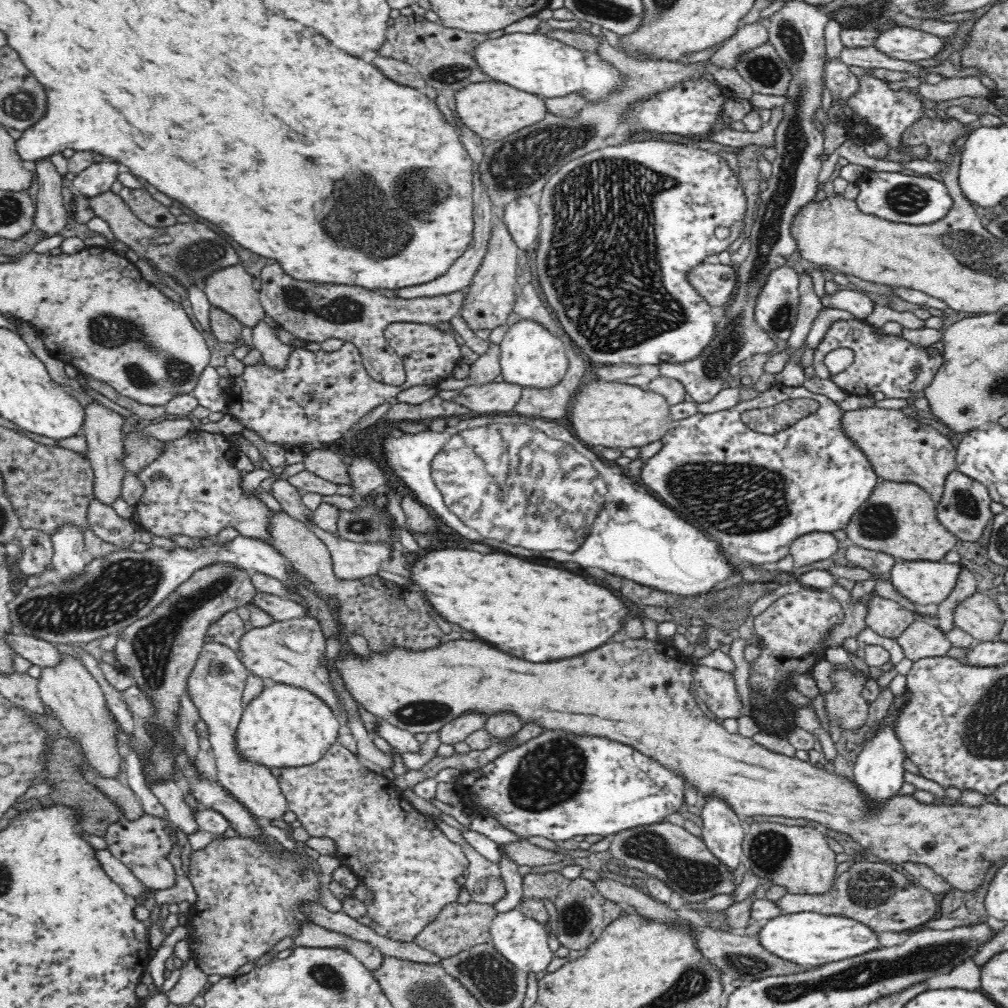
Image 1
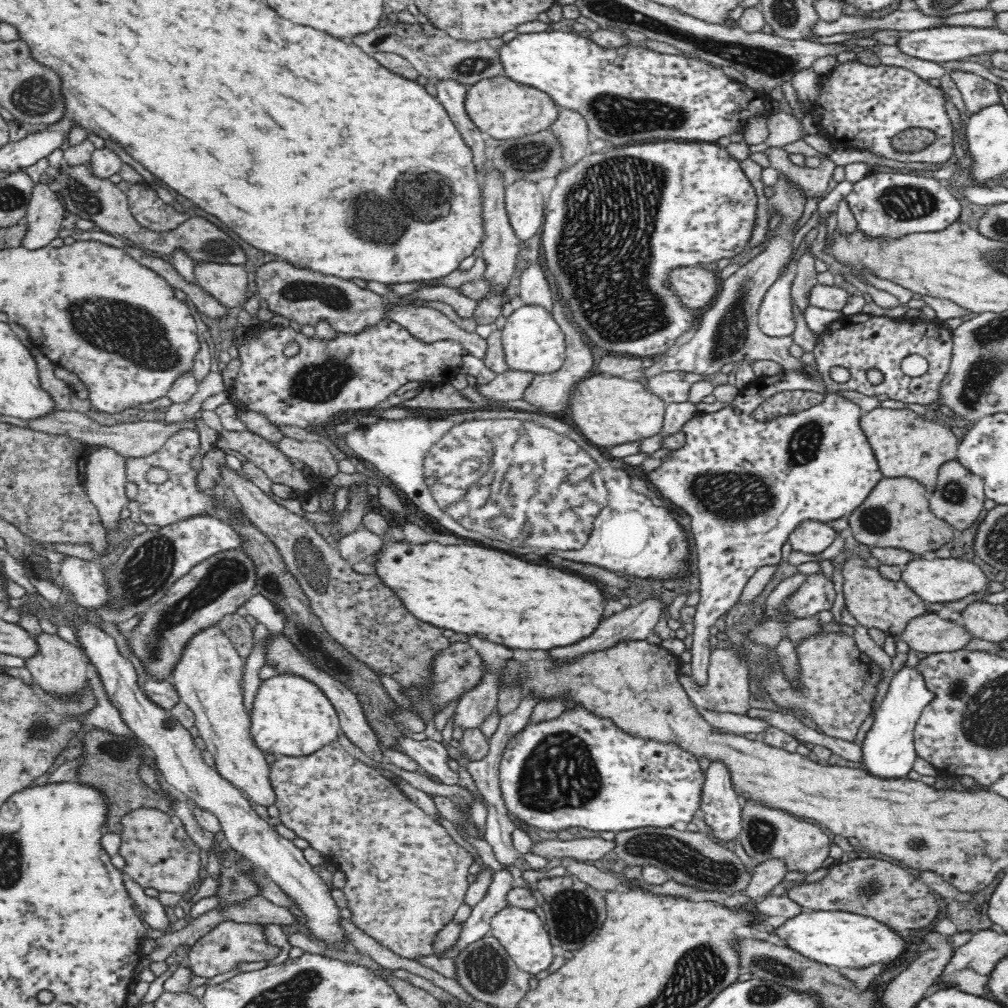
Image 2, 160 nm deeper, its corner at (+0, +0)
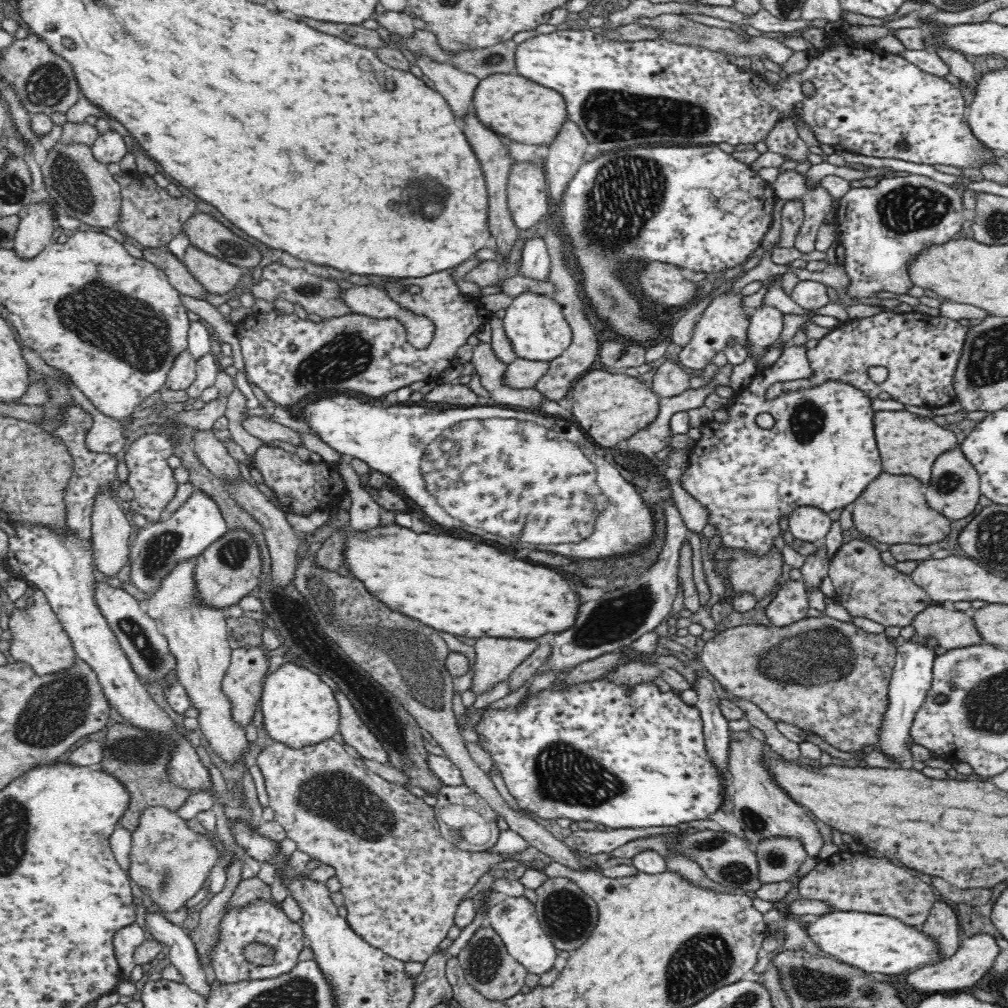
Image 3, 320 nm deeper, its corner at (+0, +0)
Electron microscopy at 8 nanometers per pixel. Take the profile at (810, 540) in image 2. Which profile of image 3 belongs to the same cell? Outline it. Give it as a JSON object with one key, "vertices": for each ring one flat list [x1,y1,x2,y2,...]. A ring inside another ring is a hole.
{"vertices":[[794,506,788,516,788,530,795,538,806,542,816,542,825,538,832,520,828,513,817,506]]}

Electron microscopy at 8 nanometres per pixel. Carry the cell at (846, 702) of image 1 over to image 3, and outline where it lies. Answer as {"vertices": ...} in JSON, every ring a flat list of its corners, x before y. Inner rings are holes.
{"vertices":[[821,615,819,617,806,617,792,625,782,627,774,625,743,625,728,628,728,630,716,634,714,638,706,642,701,658,706,670,718,680,720,685,726,689,726,692,732,695,732,697,752,702,760,710,764,711,774,723,786,722,786,724,798,726,798,728,808,733,821,736,828,744,831,744,834,748,838,748,838,750,856,753,864,748,864,746,873,746,876,750,879,748,883,720,890,704,888,688,895,666,896,654,896,646,890,642,885,633,874,634,866,632,862,628,855,626,852,622,841,622,828,615]]}

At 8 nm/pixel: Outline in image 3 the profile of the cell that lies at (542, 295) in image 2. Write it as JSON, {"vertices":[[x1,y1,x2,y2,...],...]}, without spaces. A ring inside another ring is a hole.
{"vertices":[[534,234,527,238,521,256,522,275,536,280,549,278,550,257,544,237]]}

